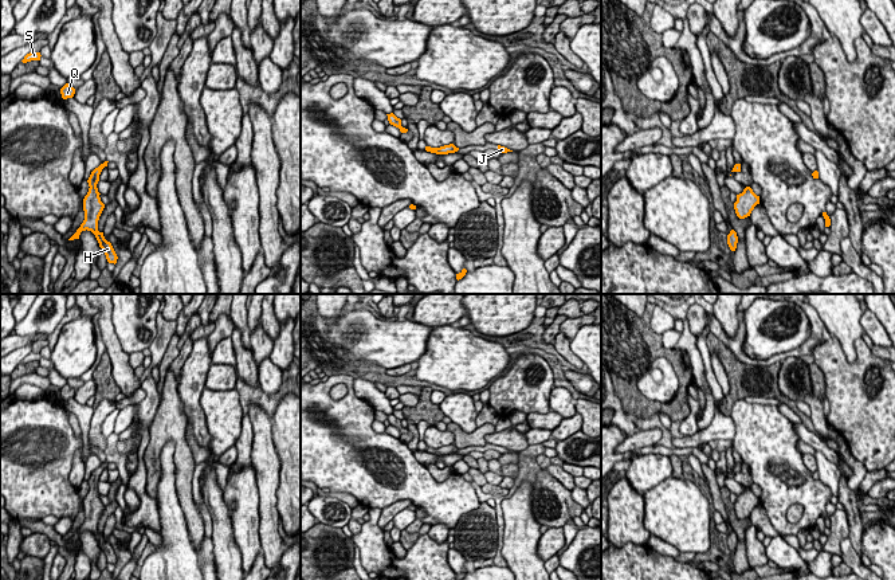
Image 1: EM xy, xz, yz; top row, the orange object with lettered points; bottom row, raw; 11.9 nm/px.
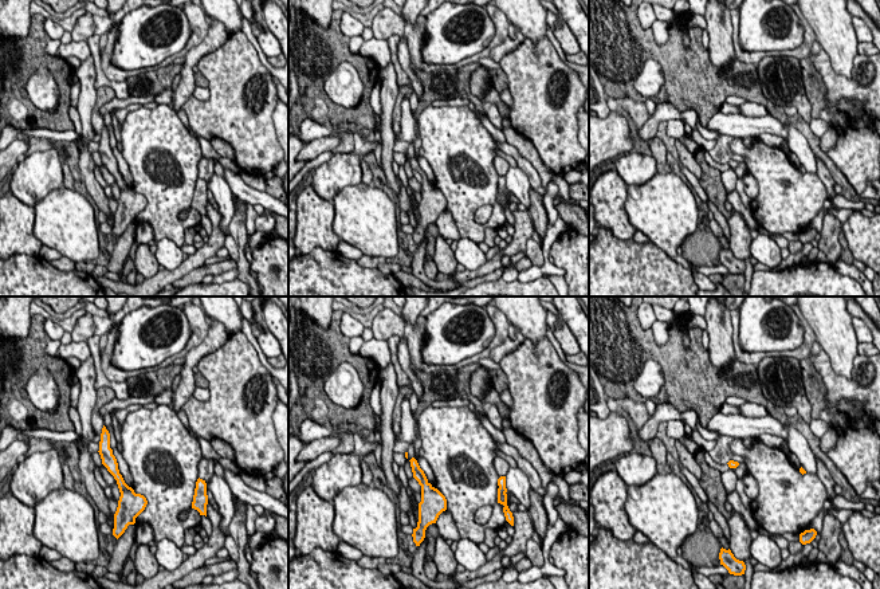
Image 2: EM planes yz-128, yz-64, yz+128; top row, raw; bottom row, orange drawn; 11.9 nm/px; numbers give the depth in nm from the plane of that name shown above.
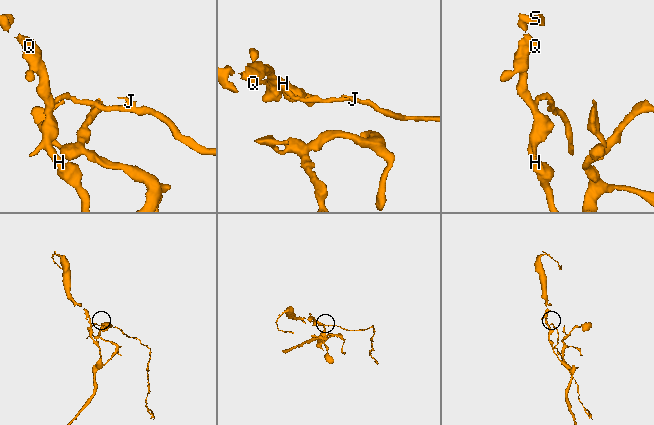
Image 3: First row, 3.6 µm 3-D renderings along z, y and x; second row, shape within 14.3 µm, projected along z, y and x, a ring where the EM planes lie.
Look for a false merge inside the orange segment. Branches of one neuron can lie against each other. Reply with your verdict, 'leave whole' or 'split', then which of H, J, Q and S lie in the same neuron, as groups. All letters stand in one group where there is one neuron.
split; groups H Q S / J

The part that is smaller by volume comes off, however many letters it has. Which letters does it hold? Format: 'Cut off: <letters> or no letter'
Cut off: J

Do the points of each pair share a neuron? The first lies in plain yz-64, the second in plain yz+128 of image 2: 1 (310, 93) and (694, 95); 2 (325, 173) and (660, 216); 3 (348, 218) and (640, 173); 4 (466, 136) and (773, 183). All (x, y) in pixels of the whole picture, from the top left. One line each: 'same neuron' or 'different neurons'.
1: same neuron
2: same neuron
3: same neuron
4: same neuron

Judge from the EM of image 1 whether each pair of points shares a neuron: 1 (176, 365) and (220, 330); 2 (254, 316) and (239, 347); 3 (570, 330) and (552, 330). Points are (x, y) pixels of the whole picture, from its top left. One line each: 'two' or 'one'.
1: one
2: one
3: one

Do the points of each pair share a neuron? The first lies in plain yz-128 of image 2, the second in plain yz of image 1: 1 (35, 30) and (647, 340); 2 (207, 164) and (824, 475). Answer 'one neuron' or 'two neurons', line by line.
1: one neuron
2: two neurons

